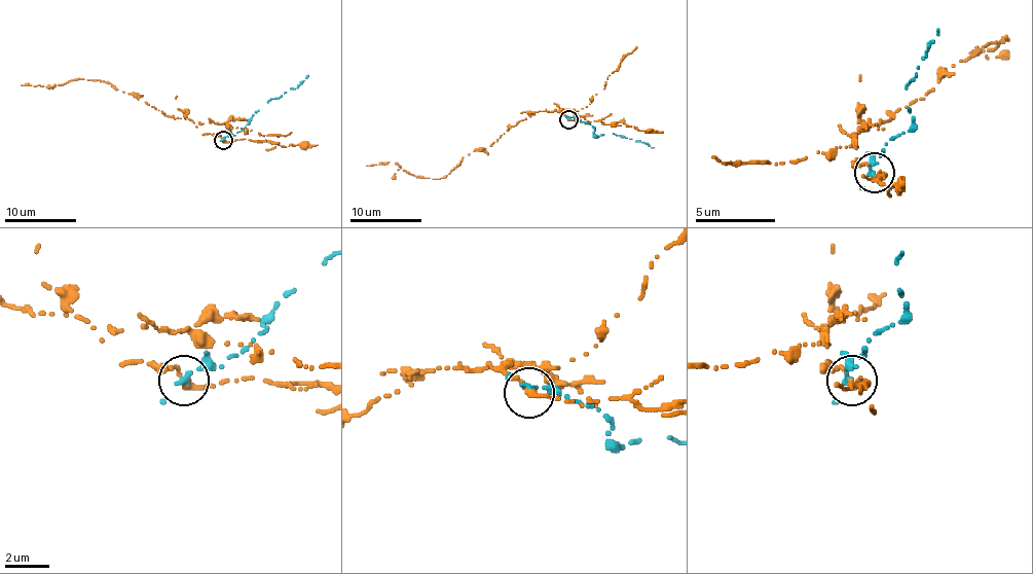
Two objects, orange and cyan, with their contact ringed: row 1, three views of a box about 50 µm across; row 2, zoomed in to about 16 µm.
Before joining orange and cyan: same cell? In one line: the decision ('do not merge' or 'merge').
do not merge

